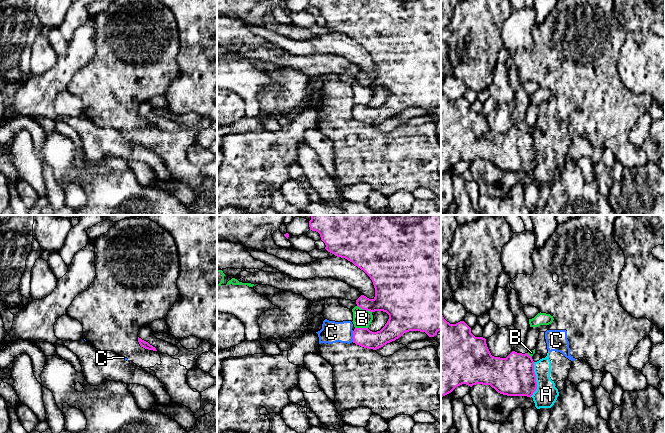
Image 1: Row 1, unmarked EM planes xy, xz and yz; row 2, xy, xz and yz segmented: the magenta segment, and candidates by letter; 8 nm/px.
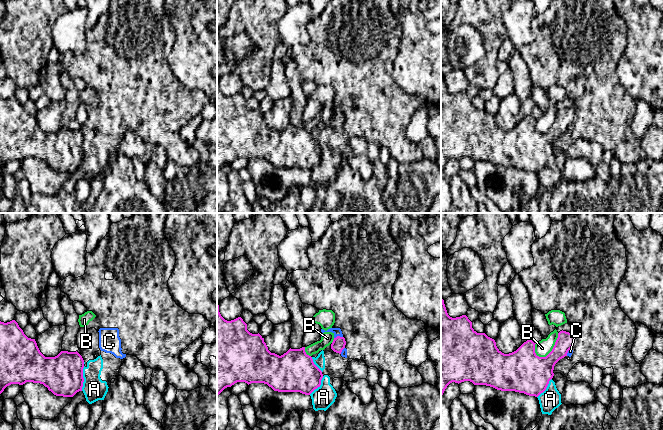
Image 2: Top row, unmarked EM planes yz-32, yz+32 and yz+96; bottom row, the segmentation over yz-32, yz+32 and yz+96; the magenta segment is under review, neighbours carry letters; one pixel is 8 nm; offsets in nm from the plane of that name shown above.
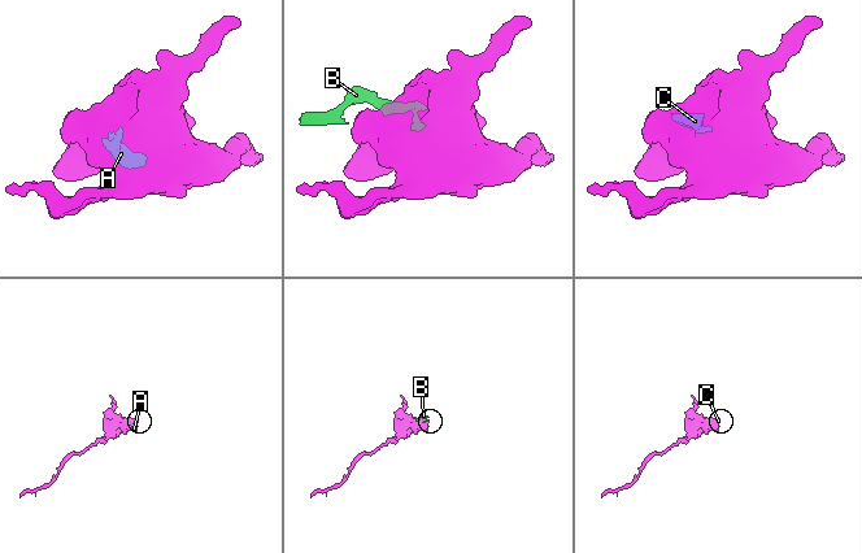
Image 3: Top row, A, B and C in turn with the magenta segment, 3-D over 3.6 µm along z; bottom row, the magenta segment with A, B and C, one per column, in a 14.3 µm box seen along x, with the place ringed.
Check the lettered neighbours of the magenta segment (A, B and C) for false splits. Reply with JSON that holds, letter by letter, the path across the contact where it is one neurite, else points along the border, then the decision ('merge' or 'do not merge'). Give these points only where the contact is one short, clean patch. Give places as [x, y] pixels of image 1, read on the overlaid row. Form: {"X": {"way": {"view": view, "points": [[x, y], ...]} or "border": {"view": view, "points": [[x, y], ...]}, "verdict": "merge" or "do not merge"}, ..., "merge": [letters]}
{"A": {"verdict": "do not merge"}, "B": {"border": {"view": "xz", "points": [[357, 305], [371, 312]]}, "verdict": "do not merge"}, "C": {"border": {"view": "xz", "points": [[352, 331], [353, 341]]}, "verdict": "do not merge"}, "merge": []}

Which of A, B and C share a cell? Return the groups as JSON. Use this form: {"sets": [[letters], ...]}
{"sets": [["A", "C"], ["B"]]}

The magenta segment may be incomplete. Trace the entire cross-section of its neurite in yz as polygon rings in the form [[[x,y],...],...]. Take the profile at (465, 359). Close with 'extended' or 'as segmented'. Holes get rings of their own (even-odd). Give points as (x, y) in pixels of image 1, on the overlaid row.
[[[441,311],[441,398],[462,384],[490,385],[503,395],[531,397],[537,389],[534,361],[527,353],[515,351],[506,358],[492,356],[485,338],[475,337],[464,321],[450,324]]] | as segmented

